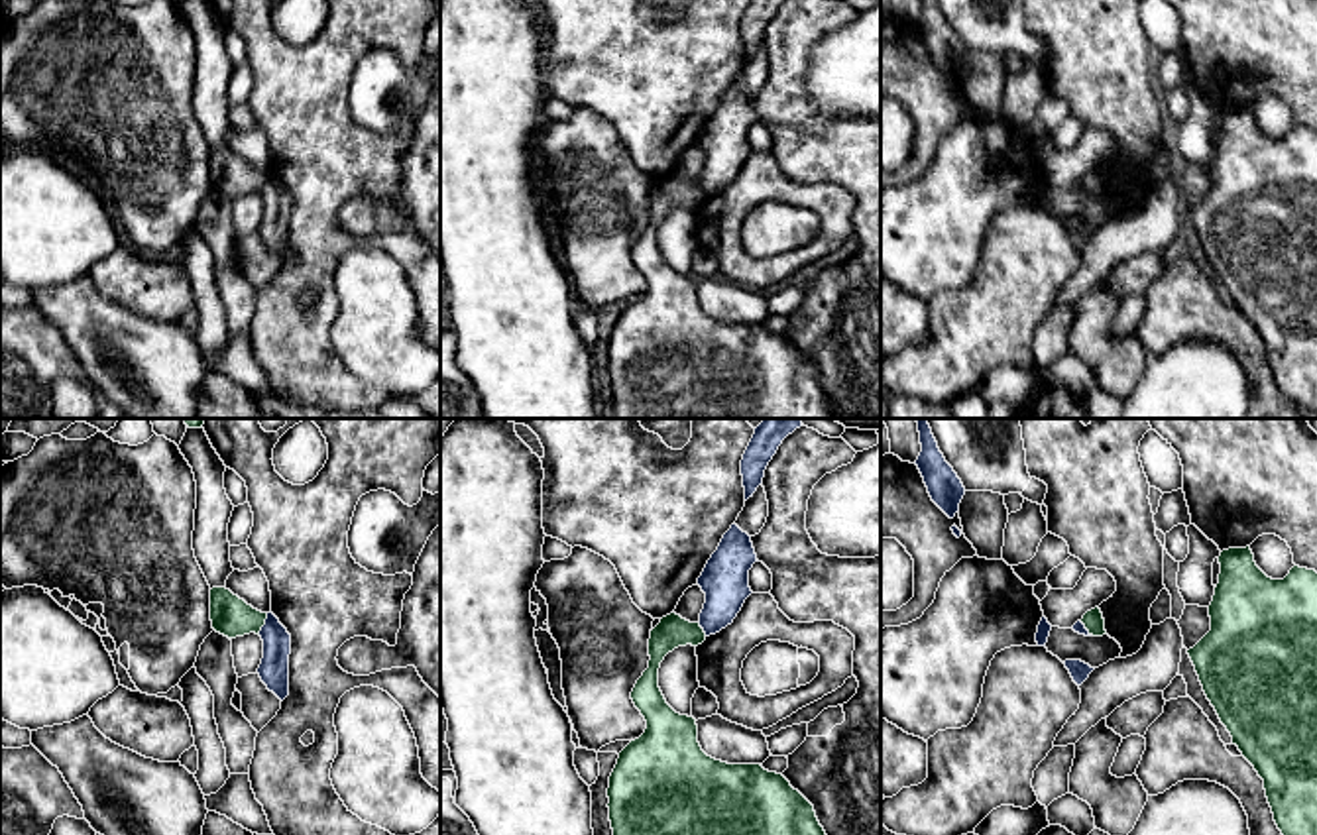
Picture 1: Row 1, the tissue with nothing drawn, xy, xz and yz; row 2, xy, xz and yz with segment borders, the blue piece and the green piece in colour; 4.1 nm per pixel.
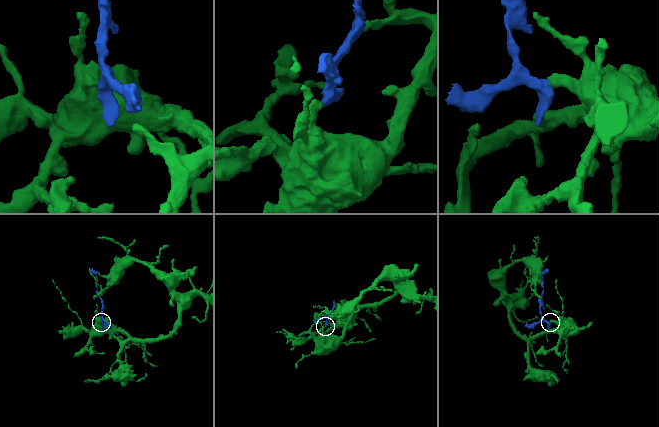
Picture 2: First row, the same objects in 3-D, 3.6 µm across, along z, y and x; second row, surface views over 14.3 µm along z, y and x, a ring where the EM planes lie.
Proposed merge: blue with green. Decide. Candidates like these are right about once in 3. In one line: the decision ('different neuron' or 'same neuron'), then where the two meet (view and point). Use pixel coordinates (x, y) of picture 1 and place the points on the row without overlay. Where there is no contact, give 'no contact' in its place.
different neuron; contact xy (266, 183)

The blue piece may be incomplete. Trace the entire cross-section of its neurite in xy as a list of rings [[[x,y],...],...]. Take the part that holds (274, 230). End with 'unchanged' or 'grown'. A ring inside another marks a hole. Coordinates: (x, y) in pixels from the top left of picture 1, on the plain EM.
[[[269,171],[259,196],[263,200],[263,218],[258,234],[267,250],[283,261],[289,255],[291,195]]]; unchanged

